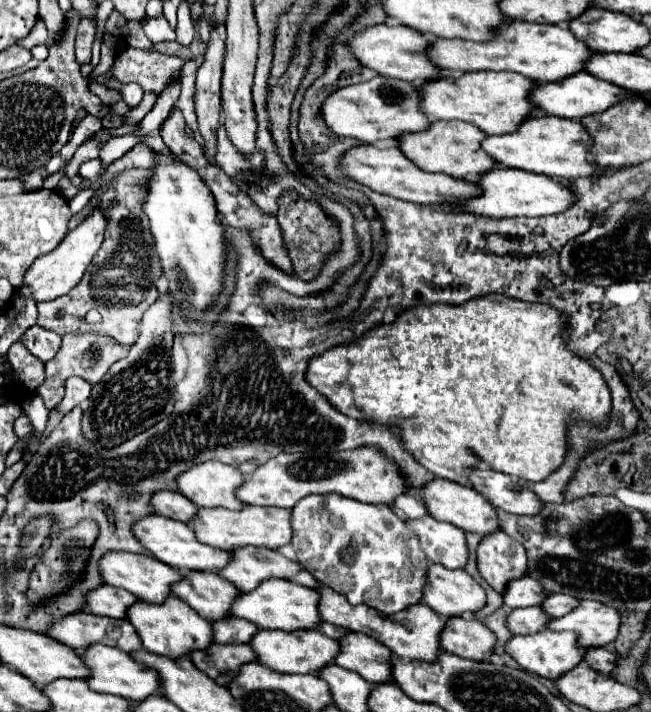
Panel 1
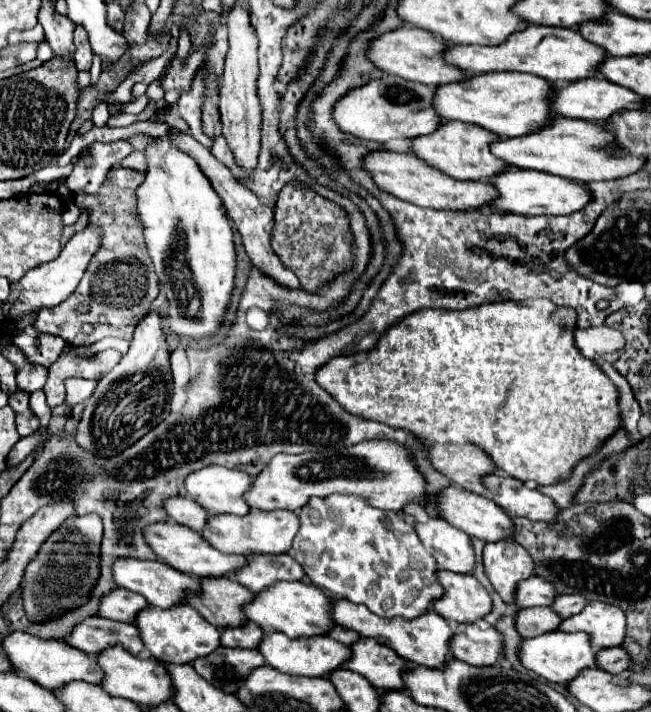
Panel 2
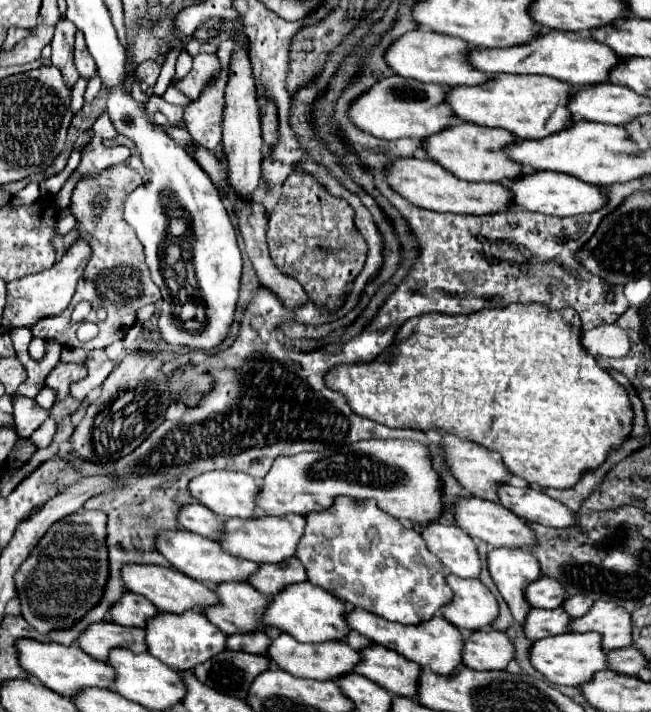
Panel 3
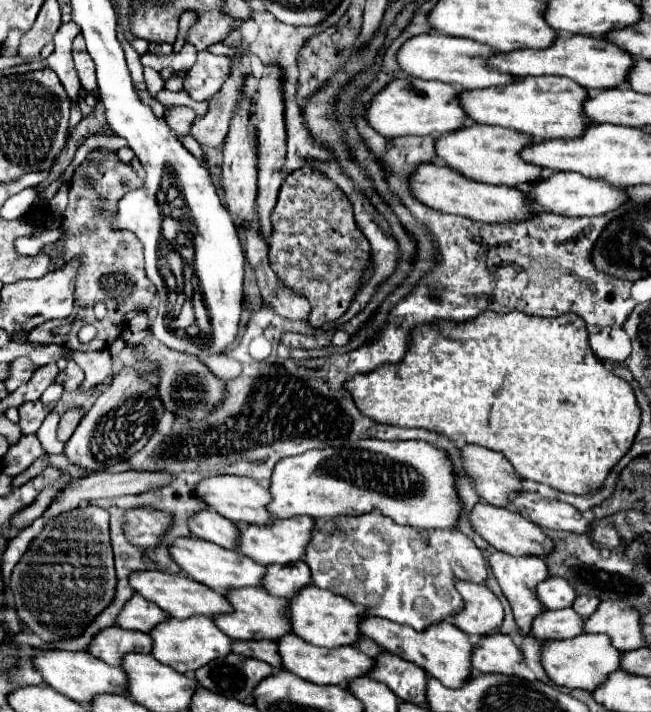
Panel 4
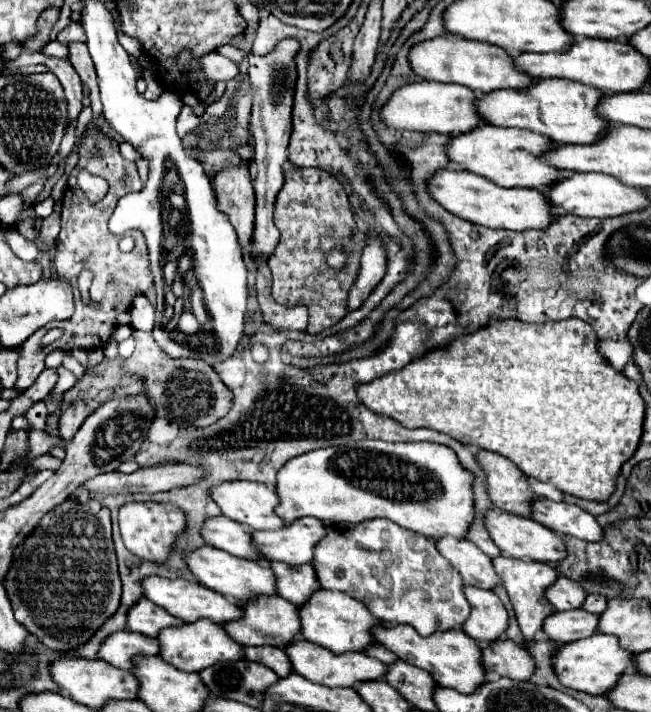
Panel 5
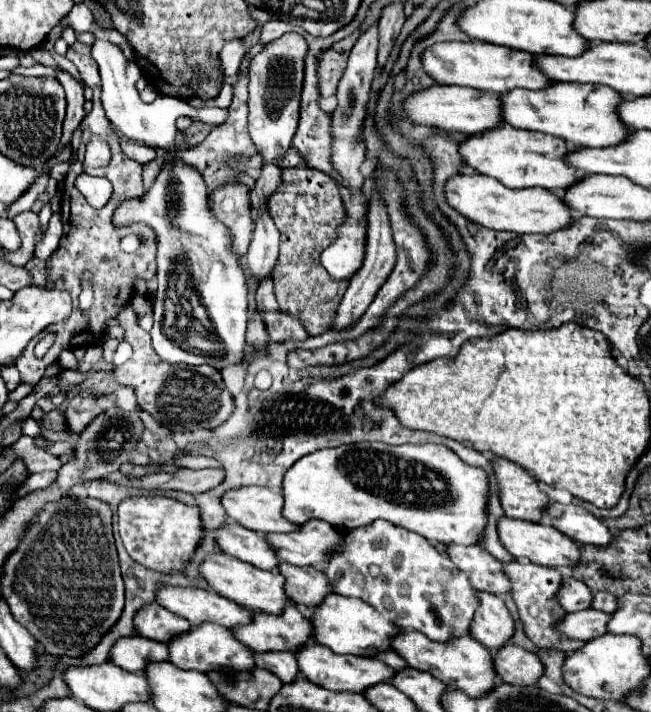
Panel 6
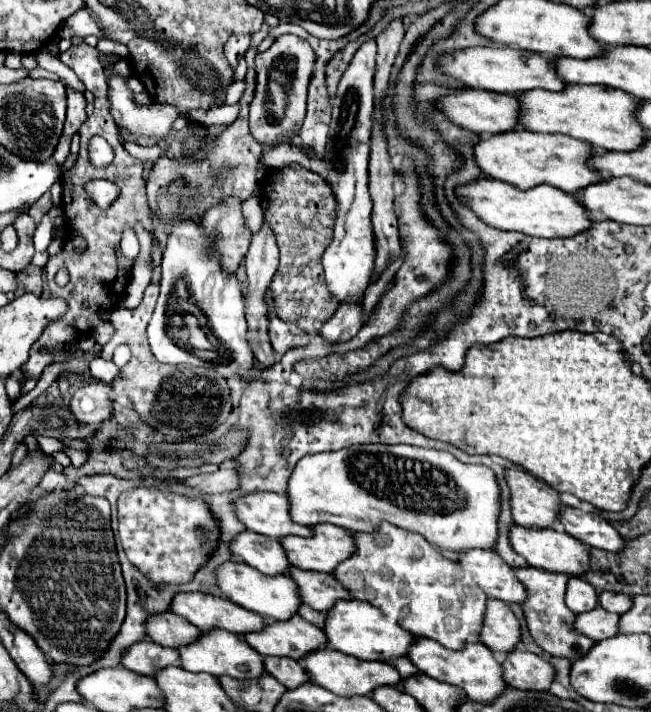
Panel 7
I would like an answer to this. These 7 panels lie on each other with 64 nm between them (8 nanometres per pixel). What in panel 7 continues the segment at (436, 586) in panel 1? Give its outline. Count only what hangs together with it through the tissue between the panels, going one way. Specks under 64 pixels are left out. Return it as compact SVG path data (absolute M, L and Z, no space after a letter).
M488 598L484 622L480 630L480 642L492 652L510 652L520 640L520 624L506 602Z

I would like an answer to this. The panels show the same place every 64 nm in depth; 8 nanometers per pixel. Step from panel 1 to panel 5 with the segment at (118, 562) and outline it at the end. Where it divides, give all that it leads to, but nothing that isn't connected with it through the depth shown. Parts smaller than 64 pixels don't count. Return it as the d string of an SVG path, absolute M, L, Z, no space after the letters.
M146 576L140 586L142 586L144 596L148 600L162 606L166 612L170 612L172 616L176 616L184 622L196 622L198 618L208 618L216 624L224 624L224 622L230 622L230 620L242 616L242 610L238 608L236 602L224 598L218 592L212 592L210 588L206 588L198 582L188 582L188 580L182 580L182 578L170 580L170 578L162 578L162 576Z

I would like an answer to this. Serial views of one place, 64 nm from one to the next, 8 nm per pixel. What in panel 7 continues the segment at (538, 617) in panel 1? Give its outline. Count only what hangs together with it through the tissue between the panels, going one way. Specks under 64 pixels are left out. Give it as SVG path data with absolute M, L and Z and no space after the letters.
M596 606L590 612L576 614L574 630L580 632L580 634L584 634L584 636L588 636L588 638L592 638L594 642L596 640L604 640L604 638L616 634L616 620L618 618L620 618L618 614L604 612L604 608Z

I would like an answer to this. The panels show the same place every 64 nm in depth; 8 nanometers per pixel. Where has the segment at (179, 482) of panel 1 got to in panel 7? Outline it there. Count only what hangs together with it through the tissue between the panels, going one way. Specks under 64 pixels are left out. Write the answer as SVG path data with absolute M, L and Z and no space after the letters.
M250 492L234 500L232 508L238 520L252 532L270 538L284 538L288 534L312 536L312 530L308 526L292 522L292 518L288 516L288 500L284 494Z

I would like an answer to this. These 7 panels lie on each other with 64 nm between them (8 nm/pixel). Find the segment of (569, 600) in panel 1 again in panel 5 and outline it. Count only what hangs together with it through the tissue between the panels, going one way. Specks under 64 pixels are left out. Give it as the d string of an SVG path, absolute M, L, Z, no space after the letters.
M588 594L586 600L584 600L584 604L582 604L582 610L592 612L592 614L600 614L600 612L604 612L604 604L606 604L606 598L604 596Z

